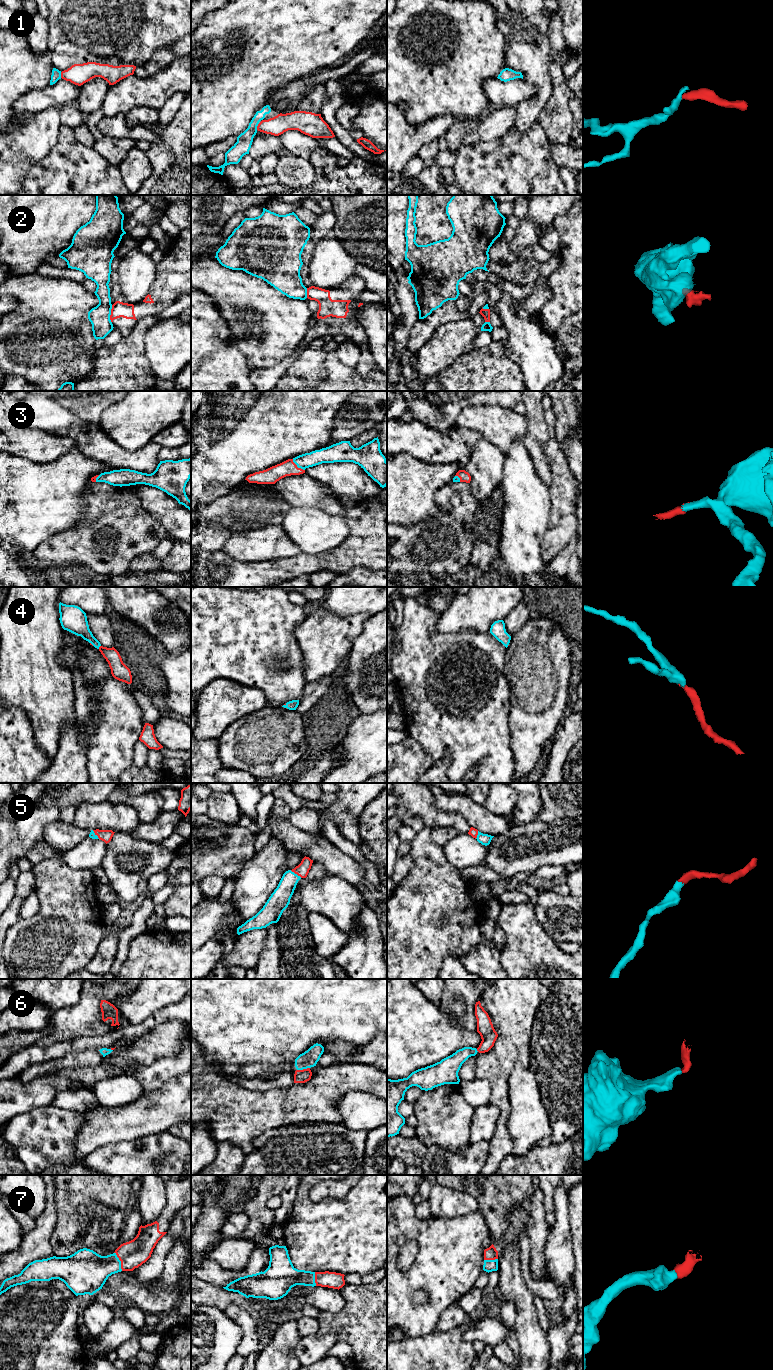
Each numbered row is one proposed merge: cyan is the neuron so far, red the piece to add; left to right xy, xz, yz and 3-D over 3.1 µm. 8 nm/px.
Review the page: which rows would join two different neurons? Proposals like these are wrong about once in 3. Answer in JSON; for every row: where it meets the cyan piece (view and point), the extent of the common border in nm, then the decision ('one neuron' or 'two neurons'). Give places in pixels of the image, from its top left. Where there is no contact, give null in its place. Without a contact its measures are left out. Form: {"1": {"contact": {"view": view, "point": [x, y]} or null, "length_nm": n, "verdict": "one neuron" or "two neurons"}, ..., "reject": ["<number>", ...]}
{"1": {"contact": {"view": "xz", "point": [257, 125]}, "length_nm": 60, "verdict": "one neuron"}, "2": {"contact": {"view": "xy", "point": [110, 314]}, "length_nm": 140, "verdict": "two neurons"}, "3": {"contact": {"view": "xz", "point": [297, 466]}, "length_nm": 140, "verdict": "one neuron"}, "4": {"contact": {"view": "xy", "point": [99, 646]}, "length_nm": 40, "verdict": "one neuron"}, "5": {"contact": {"view": "xz", "point": [296, 874]}, "length_nm": 110, "verdict": "one neuron"}, "6": {"contact": {"view": "xz", "point": [303, 1068]}, "length_nm": 110, "verdict": "one neuron"}, "7": {"contact": {"view": "xy", "point": [120, 1261]}, "length_nm": 170, "verdict": "one neuron"}, "reject": ["2"]}

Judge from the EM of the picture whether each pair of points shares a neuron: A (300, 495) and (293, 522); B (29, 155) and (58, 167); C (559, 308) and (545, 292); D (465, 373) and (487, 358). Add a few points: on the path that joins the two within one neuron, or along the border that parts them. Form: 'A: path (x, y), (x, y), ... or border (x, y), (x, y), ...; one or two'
A: border (291, 506), (315, 507), (320, 510); two
B: border (56, 142), (28, 171), (25, 177); two
C: border (546, 281), (551, 291), (551, 297), (538, 312); two
D: path (470, 373), (482, 363); one

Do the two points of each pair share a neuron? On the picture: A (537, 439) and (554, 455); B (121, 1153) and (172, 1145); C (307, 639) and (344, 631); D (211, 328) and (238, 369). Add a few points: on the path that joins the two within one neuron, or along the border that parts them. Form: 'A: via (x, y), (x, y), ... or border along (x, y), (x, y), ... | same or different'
A: border along (549, 438), (543, 443), (543, 451), (550, 466) | different
B: via (134, 1153), (159, 1153) | same
C: via (316, 639), (327, 639), (335, 634) | same
D: via (211, 338), (211, 342), (228, 359) | same

